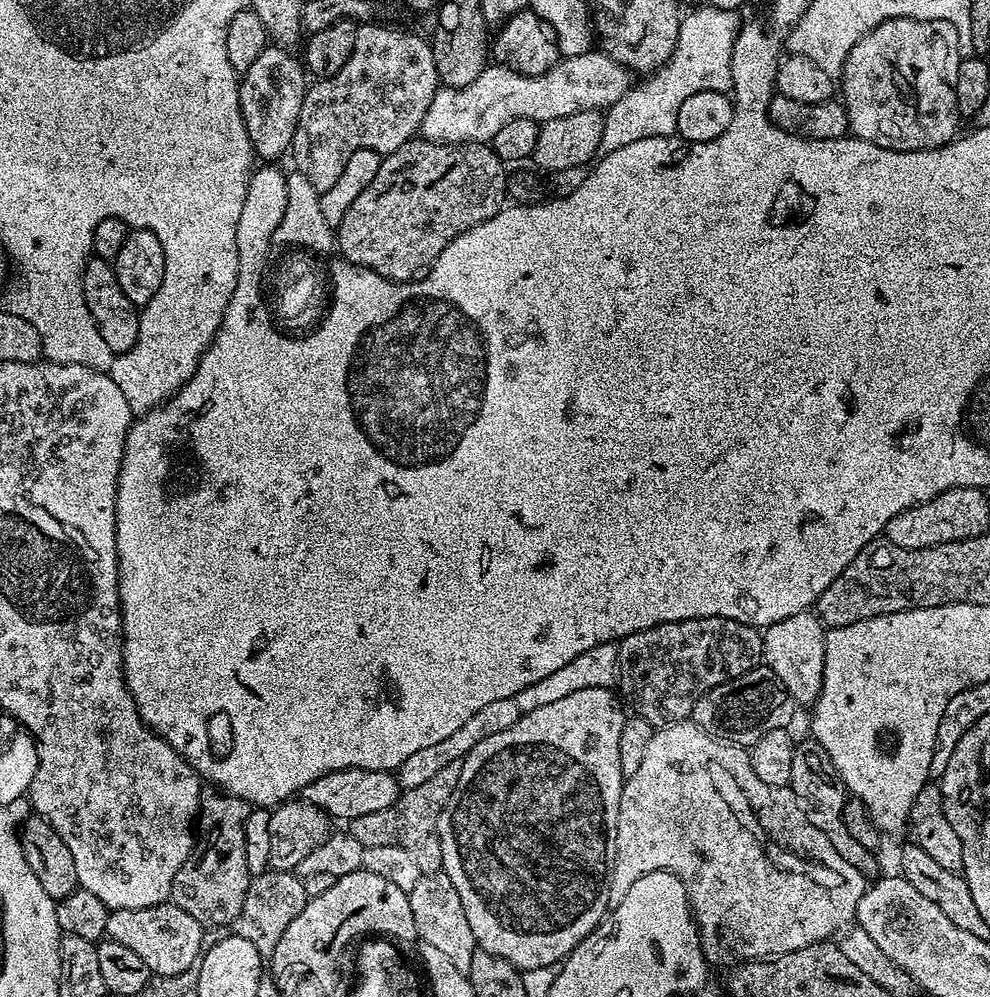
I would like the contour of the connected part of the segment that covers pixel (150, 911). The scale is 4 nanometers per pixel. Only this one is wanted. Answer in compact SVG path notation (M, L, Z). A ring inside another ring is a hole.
M165 902L158 906L139 908L138 910L111 909L106 918L104 936L109 940L119 942L122 946L127 946L130 950L134 950L134 954L138 954L138 958L142 958L142 962L146 962L146 966L151 970L153 977L157 977L182 974L188 968L193 967L202 956L200 943L204 940L204 932L205 929L202 925L194 918L190 918L190 914L186 914L186 910L182 910L177 904Z

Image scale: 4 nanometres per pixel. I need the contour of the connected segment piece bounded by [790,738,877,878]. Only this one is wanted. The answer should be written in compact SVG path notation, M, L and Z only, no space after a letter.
M805 738L797 743L794 763L790 769L790 787L810 826L818 826L818 830L822 830L822 834L830 838L830 846L834 846L834 850L838 850L838 854L842 854L842 858L846 858L846 862L854 866L854 870L858 870L865 878L875 877L877 872L874 852L852 838L843 825L841 805L846 799L846 789L842 777L838 774L834 762L830 762L830 754L826 754L826 750L822 750L822 746L816 740Z

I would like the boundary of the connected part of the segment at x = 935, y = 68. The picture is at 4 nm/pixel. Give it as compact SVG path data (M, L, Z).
M897 16L871 28L848 51L838 80L838 92L844 95L842 103L851 135L899 152L941 148L957 139L956 127L962 123L962 117L956 109L954 82L958 79L962 59L960 47L960 34L949 20L912 20L909 16Z

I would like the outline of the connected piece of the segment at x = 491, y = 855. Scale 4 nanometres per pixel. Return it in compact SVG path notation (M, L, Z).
M610 688L574 690L574 694L566 694L566 698L561 698L558 702L549 702L546 706L538 706L538 710L523 713L520 720L510 726L510 730L502 730L502 734L490 734L490 738L482 738L482 742L478 742L474 750L465 754L460 765L458 786L449 794L438 818L438 838L442 842L444 863L442 871L448 875L450 882L454 882L458 898L462 898L462 910L466 910L470 930L474 930L477 949L510 962L517 970L559 965L600 925L609 911L608 879L612 877L618 806L626 779L619 754L619 739L626 712L620 709L621 701L618 696L616 701L615 695L617 693Z

